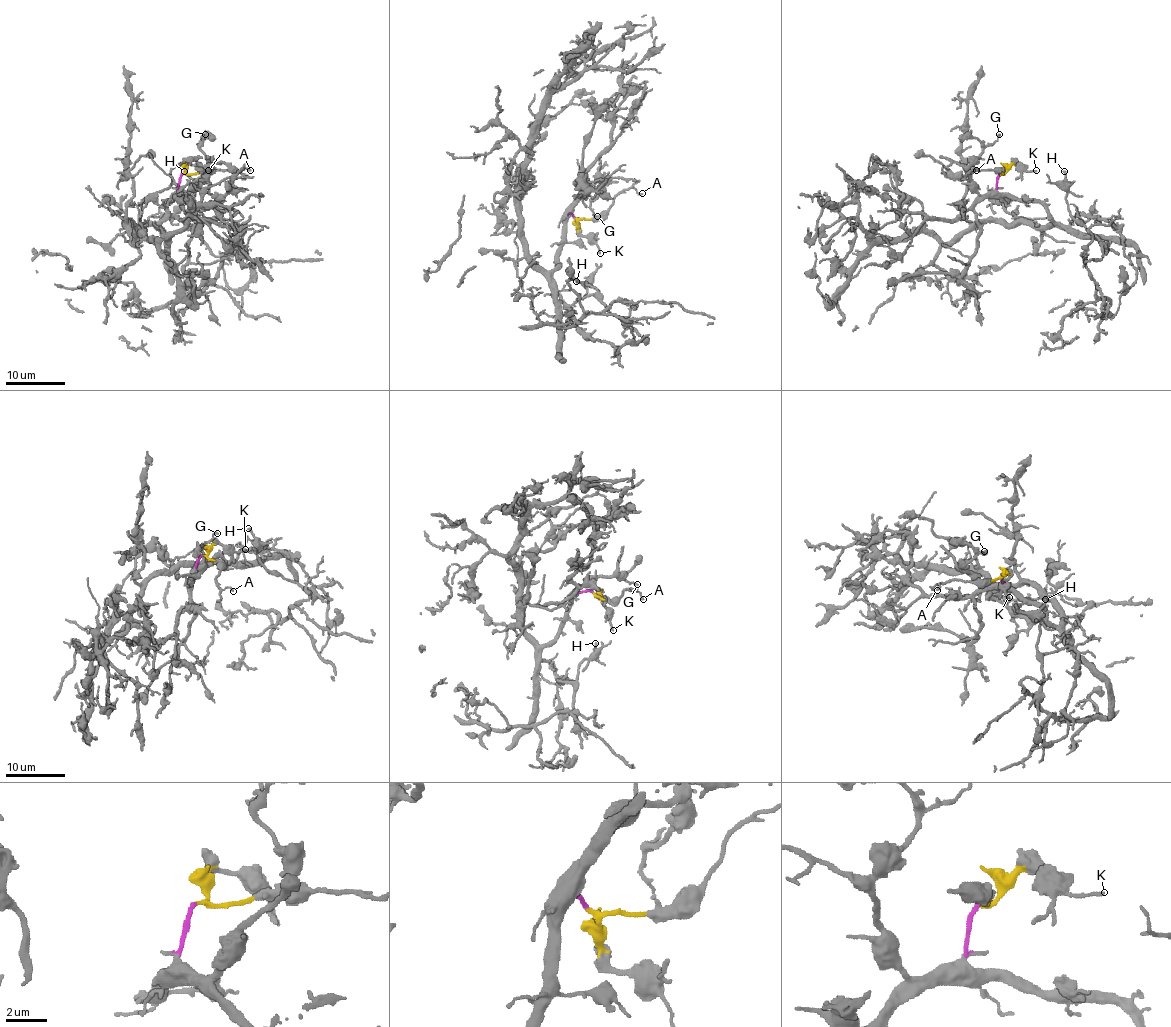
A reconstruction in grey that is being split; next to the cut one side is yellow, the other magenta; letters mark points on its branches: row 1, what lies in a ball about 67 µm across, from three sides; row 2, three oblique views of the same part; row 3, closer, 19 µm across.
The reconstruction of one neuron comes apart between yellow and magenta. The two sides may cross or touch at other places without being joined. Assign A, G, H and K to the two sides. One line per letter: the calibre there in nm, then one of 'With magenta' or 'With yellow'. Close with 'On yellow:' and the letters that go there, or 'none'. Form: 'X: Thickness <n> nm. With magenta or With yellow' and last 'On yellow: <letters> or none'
A: Thickness 140 nm. With yellow
G: Thickness 170 nm. With magenta
H: Thickness 150 nm. With magenta
K: Thickness 120 nm. With yellow
On yellow: A, K

